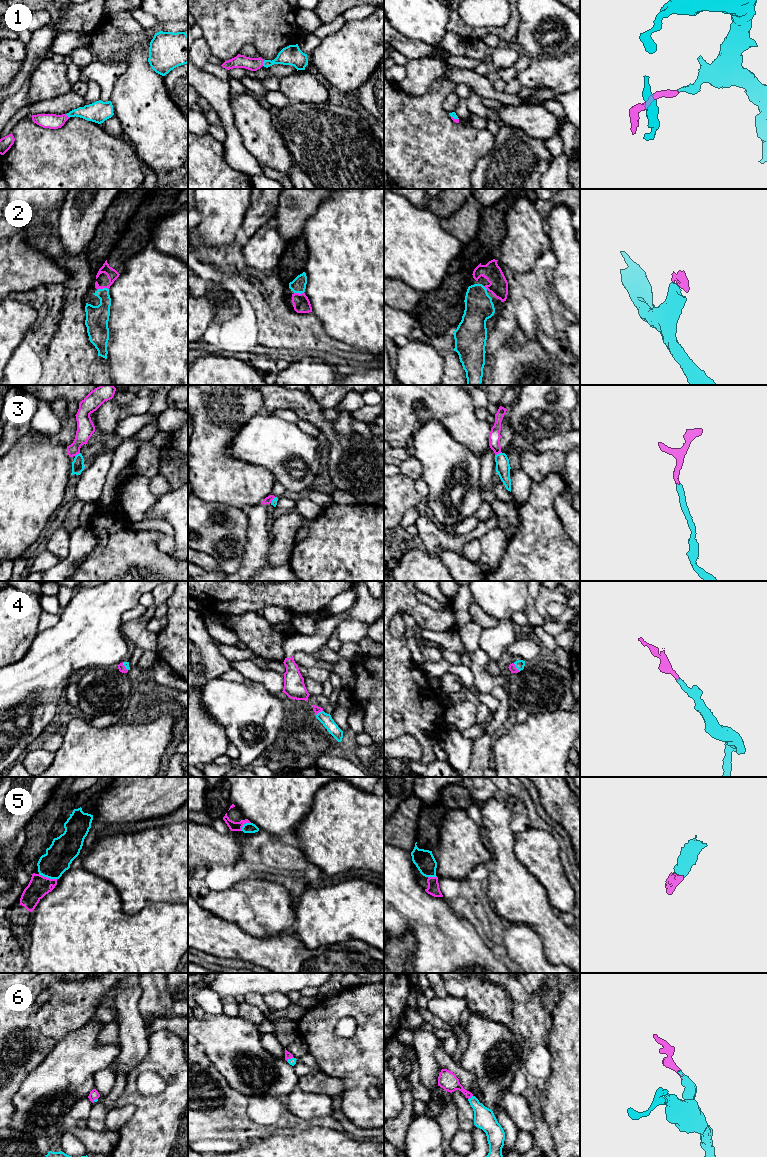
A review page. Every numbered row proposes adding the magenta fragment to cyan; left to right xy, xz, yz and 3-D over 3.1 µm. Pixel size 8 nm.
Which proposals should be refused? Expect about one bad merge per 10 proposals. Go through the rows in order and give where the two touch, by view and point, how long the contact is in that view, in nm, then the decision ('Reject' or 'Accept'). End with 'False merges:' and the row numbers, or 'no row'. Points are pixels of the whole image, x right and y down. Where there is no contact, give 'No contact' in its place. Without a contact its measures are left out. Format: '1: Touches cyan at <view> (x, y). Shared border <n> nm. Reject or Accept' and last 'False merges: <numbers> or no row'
1: Touches cyan at xz (263, 63). Shared border 50 nm. Accept
2: Touches cyan at xy (103, 288). Shared border 100 nm. Accept
3: Touches cyan at yz (499, 453). Shared border 60 nm. Accept
4: Touches cyan at yz (516, 667). Shared border 90 nm. Accept
5: Touches cyan at xy (48, 877). Shared border 150 nm. Accept
6: Touches cyan at yz (471, 1097). Shared border 50 nm. Accept
False merges: no row

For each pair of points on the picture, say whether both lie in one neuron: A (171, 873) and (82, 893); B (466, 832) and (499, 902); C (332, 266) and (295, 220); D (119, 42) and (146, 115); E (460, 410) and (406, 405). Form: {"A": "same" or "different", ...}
{"A": "different", "B": "different", "C": "different", "D": "same", "E": "same"}

